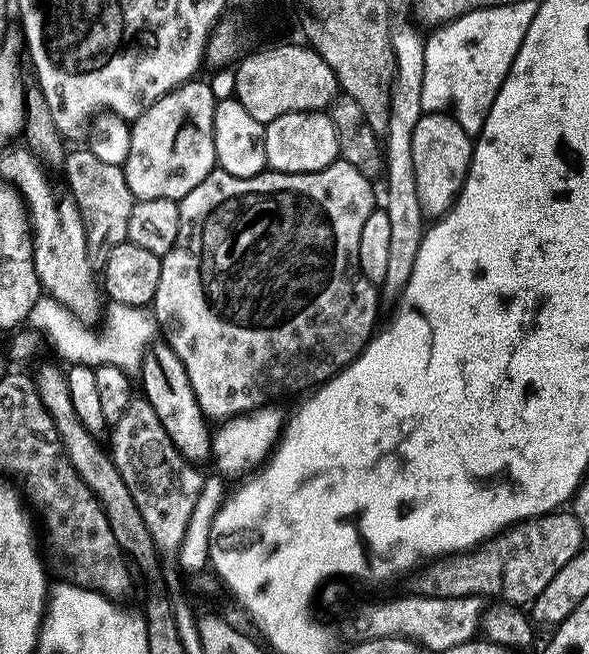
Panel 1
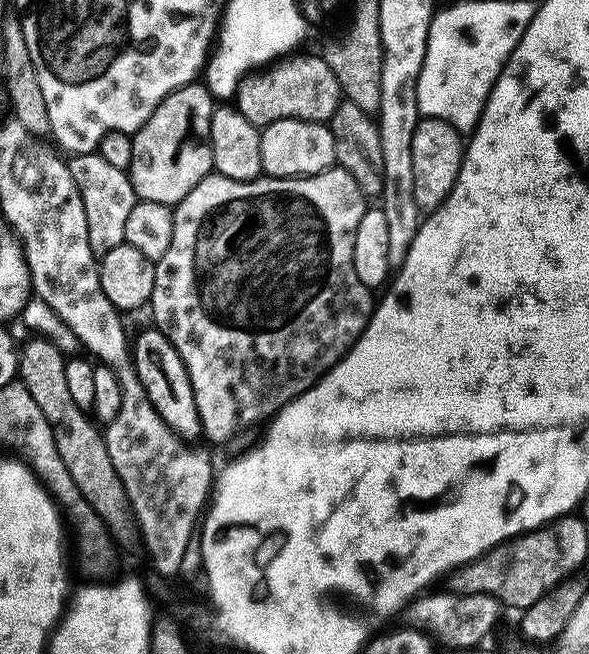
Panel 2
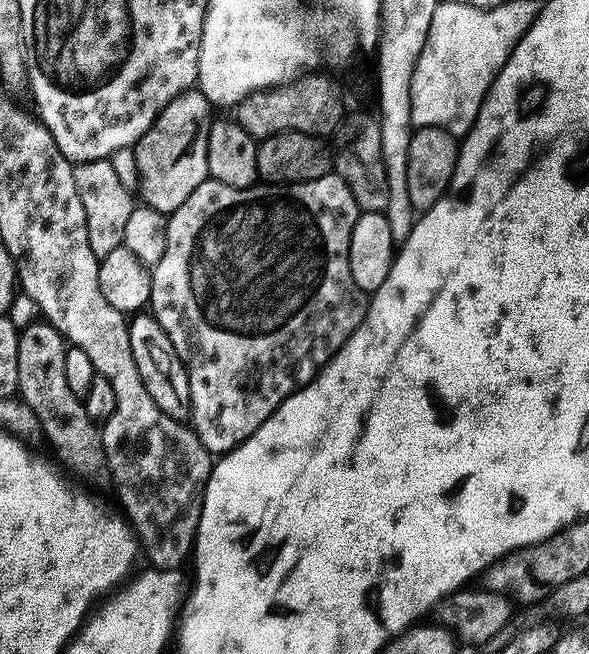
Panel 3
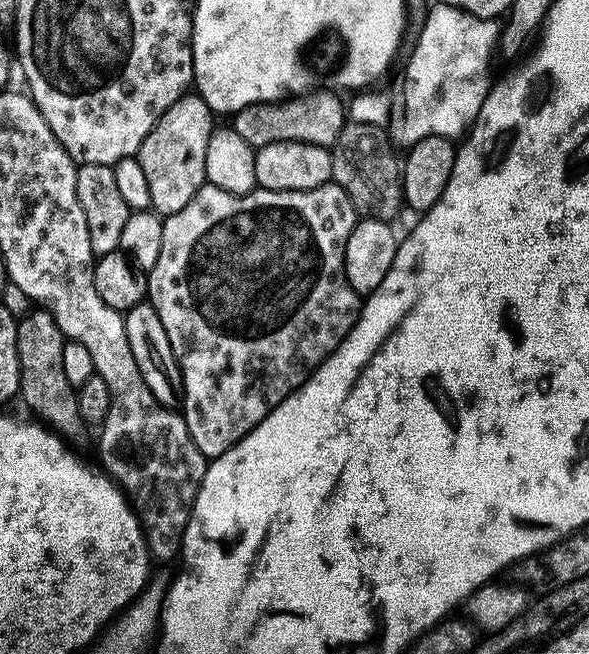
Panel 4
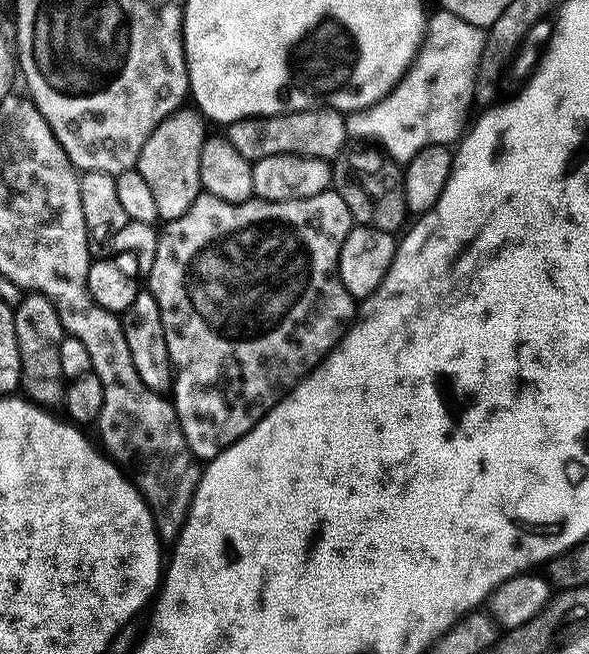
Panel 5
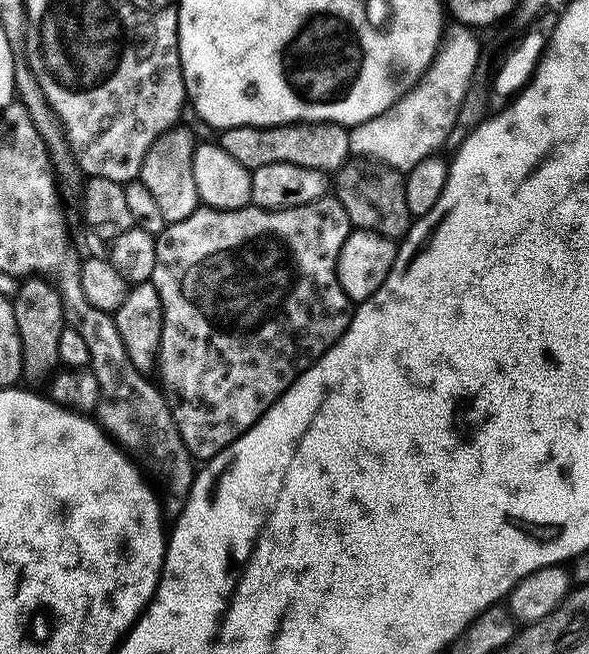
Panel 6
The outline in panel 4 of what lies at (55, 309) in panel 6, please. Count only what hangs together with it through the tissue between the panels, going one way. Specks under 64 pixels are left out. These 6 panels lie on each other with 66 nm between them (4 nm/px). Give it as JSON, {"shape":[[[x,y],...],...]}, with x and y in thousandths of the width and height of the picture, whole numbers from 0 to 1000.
{"shape":[[[73,468],[56,469],[29,488],[27,509],[34,561],[32,610],[41,610],[42,621],[56,624],[63,630],[59,635],[97,662],[129,667],[136,659],[144,659],[146,650],[136,639],[129,615],[131,595],[112,578],[112,564],[105,560],[112,515],[88,479]]]}

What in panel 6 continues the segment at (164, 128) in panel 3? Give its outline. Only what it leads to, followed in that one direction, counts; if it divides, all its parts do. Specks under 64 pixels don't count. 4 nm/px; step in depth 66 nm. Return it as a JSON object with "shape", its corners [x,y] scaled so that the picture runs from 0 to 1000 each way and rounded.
{"shape":[[[301,193],[270,208],[261,217],[261,223],[255,223],[255,229],[244,237],[234,275],[236,280],[244,280],[244,287],[251,292],[260,315],[272,323],[280,344],[323,333],[323,327],[329,327],[329,321],[340,312],[336,284],[329,284],[329,229],[333,223],[334,216],[326,214],[324,205],[312,197],[312,193]]]}

